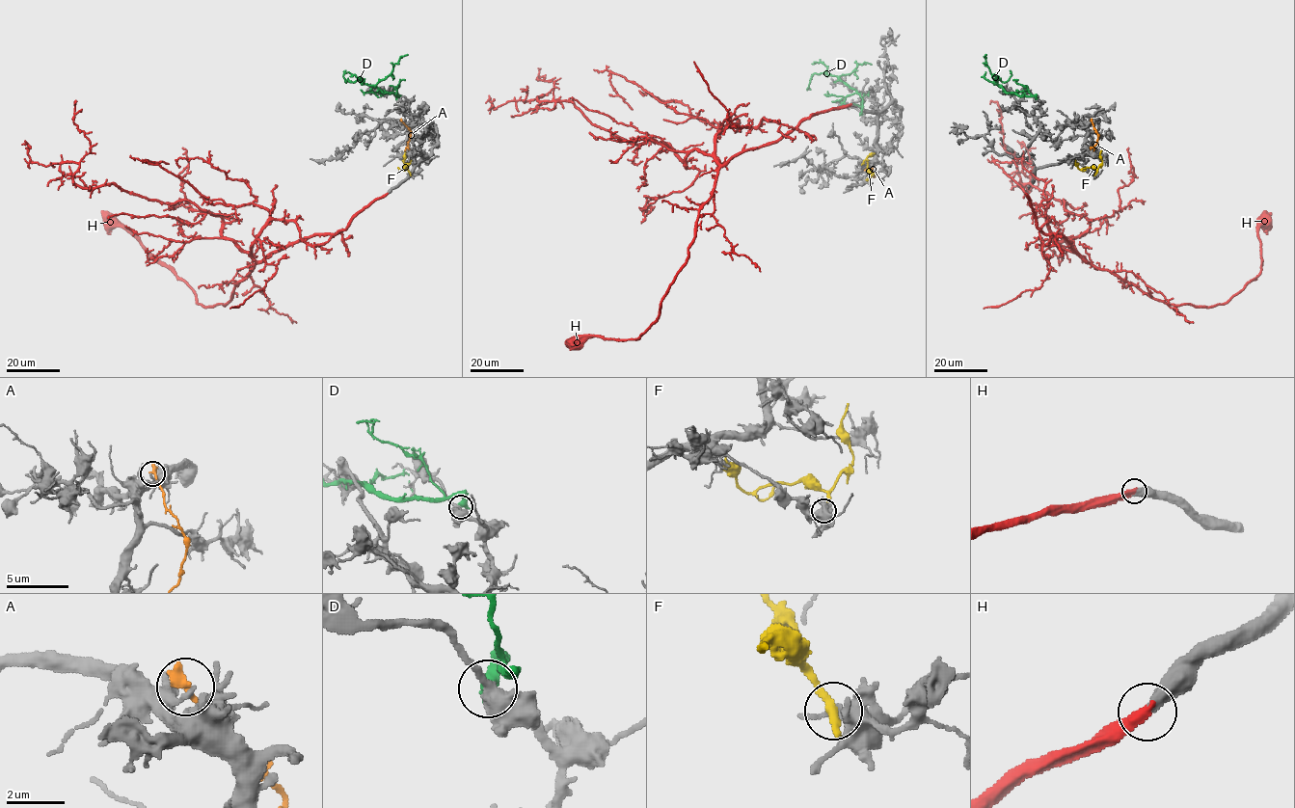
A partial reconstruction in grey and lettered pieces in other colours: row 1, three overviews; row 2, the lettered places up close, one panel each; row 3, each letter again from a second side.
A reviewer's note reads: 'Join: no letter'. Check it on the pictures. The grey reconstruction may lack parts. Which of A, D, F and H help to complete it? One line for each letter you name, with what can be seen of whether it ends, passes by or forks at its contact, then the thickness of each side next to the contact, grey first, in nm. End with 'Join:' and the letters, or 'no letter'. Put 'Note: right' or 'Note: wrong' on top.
Note: wrong
H: it ends | 480/440 nm
Join: H

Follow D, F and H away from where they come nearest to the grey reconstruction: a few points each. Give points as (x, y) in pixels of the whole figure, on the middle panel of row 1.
D: (860, 114), (860, 94), (835, 76), (815, 73), (809, 88)
F: (874, 175), (868, 169), (866, 157), (875, 153)
H: (850, 104), (687, 168), (539, 101), (554, 83), (538, 67)

